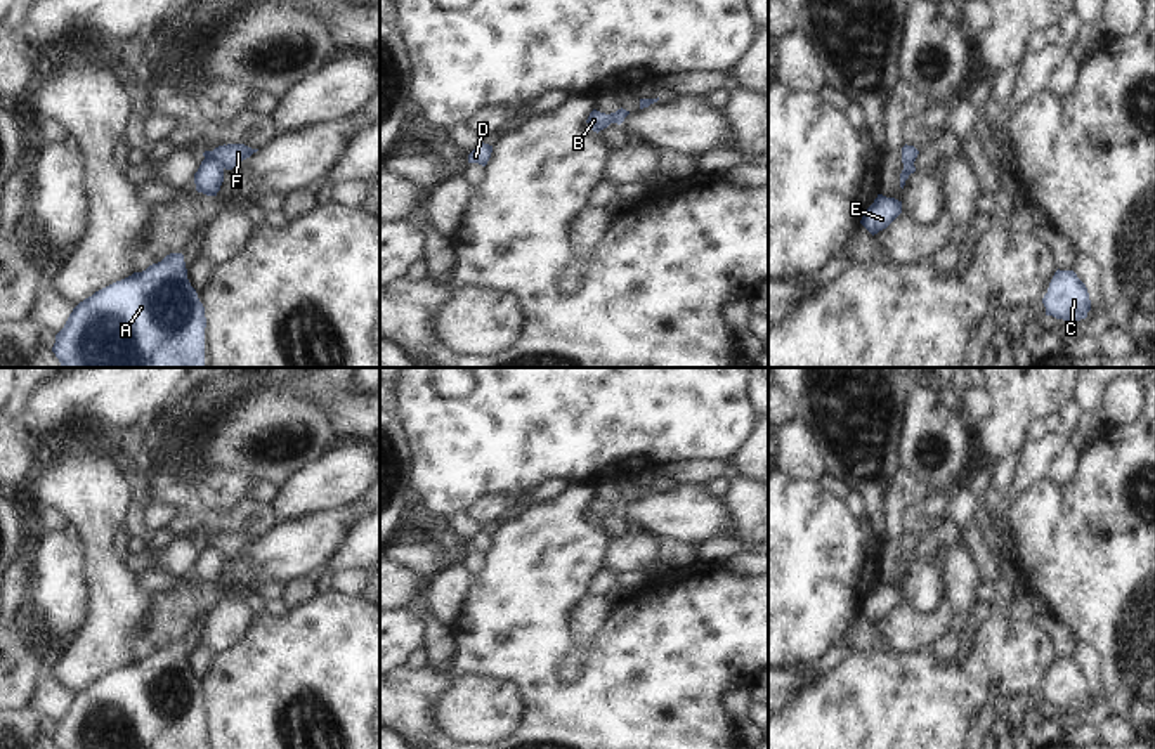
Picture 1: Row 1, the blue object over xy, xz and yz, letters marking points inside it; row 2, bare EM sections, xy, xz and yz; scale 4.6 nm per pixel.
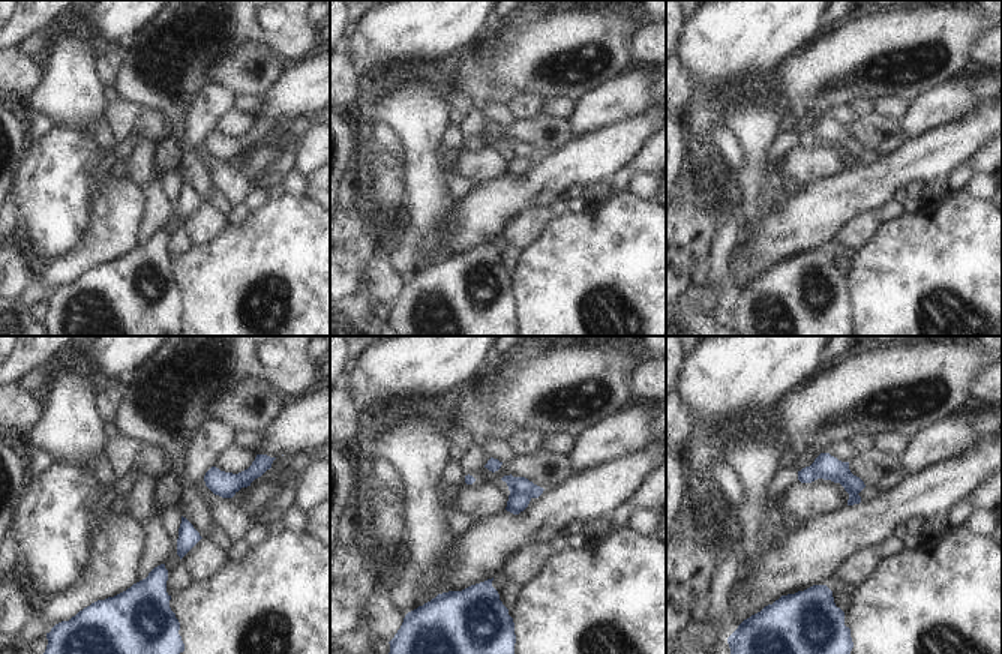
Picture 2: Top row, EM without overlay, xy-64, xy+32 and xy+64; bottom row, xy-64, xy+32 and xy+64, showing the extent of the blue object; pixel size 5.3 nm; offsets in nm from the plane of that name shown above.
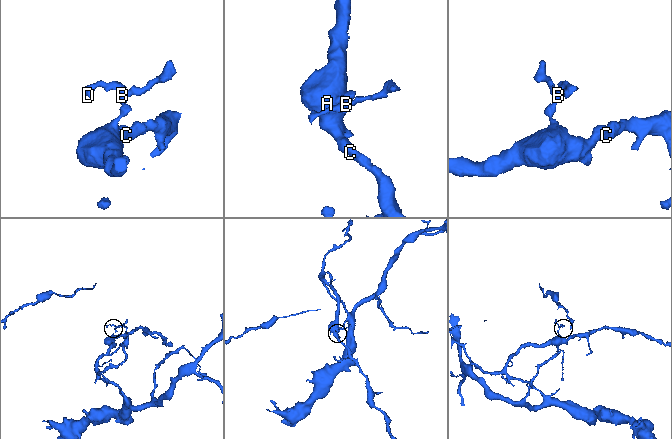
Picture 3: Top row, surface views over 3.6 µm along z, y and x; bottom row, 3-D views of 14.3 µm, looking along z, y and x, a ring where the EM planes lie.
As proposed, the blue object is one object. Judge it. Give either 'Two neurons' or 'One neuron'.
Two neurons

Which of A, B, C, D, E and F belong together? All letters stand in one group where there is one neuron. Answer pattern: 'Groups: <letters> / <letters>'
Groups: A B C E / D F

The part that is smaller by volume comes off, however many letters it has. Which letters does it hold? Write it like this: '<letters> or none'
D, F

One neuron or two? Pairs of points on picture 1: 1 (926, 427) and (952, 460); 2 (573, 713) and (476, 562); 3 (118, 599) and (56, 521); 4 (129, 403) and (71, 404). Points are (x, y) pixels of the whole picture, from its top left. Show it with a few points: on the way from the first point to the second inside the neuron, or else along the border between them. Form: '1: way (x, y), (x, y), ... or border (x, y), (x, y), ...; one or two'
1: way (937, 434), (949, 442), (949, 449); one
2: border (486, 555), (481, 569), (472, 578); two
3: border (40, 505), (56, 508), (68, 524); two
4: way (115, 403), (85, 403); one

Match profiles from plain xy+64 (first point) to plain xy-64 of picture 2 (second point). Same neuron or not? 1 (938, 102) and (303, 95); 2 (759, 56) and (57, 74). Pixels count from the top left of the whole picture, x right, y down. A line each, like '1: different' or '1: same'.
1: same
2: different

